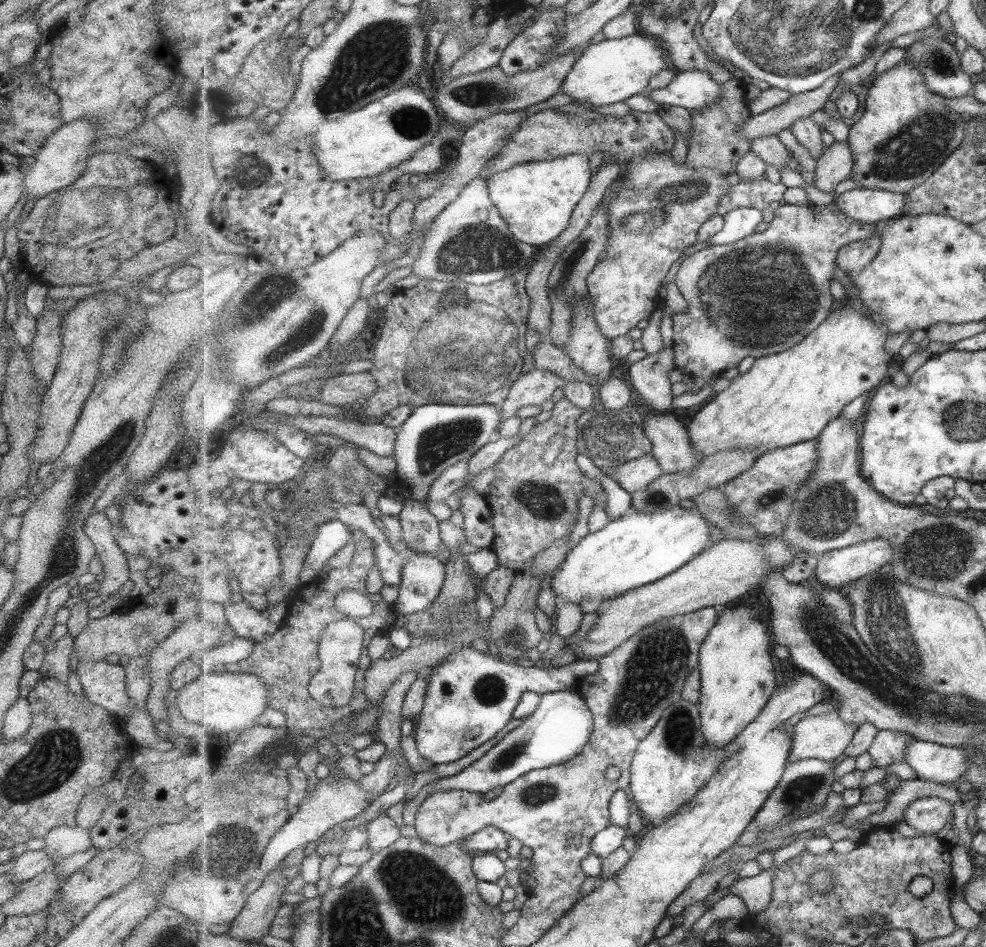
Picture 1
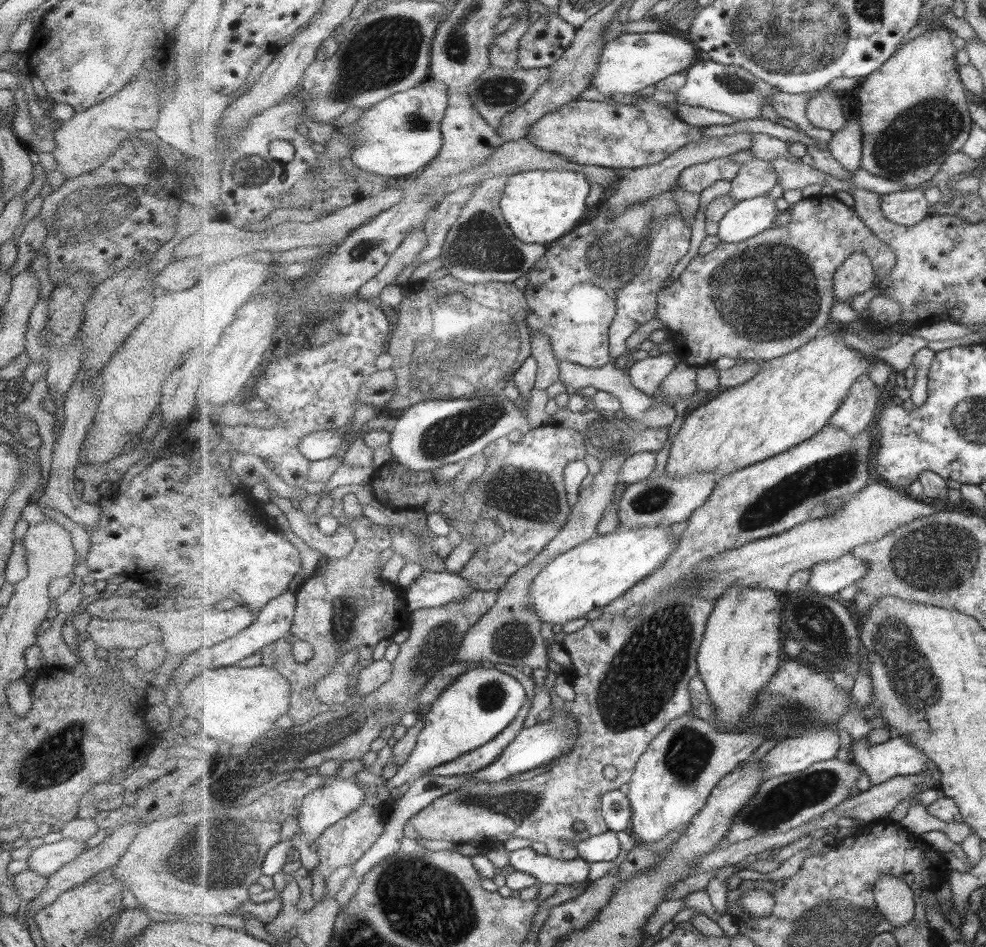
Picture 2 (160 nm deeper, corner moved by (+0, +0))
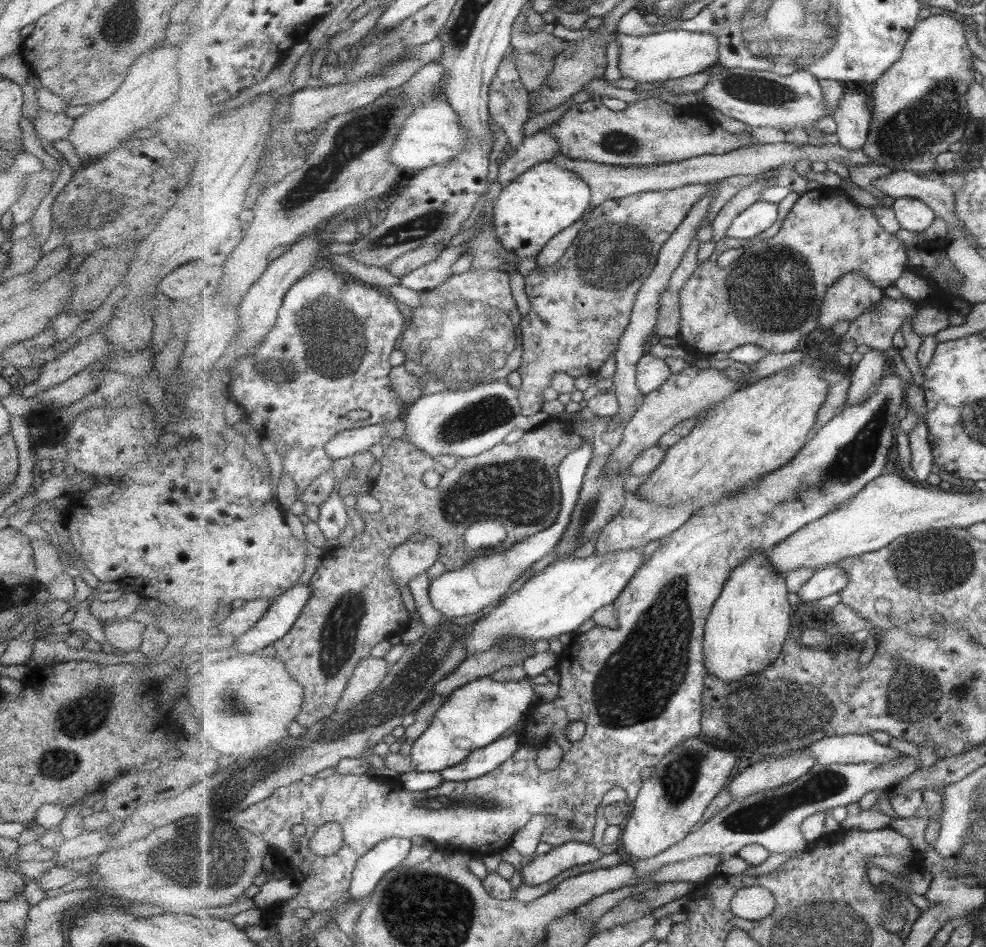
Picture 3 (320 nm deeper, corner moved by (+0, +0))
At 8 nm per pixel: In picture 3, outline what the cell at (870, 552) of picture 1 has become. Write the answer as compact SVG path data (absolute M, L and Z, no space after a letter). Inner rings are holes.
M835 564L819 568L814 577L797 594L800 600L805 603L813 603L813 601L831 596L831 594L843 592L849 582L851 582L849 574L845 573L845 569L841 569Z

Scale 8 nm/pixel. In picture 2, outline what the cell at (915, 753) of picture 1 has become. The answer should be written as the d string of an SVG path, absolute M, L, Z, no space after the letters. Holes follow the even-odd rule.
M904 736L891 737L879 744L855 739L851 744L850 761L857 764L869 778L869 784L880 785L898 776L928 772L924 752Z

